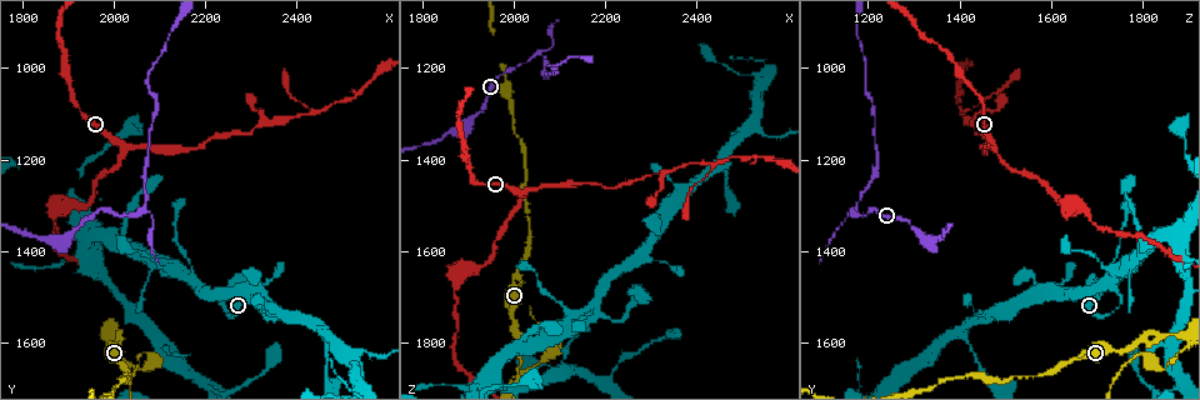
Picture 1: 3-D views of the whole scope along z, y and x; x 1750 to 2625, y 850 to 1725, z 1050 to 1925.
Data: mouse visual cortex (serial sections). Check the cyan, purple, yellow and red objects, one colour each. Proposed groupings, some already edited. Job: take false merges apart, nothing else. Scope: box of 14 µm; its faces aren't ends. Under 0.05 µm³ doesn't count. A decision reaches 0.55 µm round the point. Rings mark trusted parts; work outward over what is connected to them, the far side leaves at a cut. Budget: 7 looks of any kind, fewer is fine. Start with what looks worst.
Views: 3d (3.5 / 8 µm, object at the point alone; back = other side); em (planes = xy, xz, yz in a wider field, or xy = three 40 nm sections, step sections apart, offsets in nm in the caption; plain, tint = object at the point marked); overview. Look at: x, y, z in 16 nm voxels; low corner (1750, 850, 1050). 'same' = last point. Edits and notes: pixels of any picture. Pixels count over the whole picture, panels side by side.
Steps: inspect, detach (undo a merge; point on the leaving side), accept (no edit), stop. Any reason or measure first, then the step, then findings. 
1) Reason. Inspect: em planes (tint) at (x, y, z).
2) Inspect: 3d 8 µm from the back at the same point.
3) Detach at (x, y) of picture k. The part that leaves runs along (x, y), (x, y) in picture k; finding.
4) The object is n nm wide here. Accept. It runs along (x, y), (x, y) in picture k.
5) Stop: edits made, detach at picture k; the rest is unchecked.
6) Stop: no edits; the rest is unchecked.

Four or more arms meet. Inspect: 3d 8 µm at (2190, 1480, 1735).

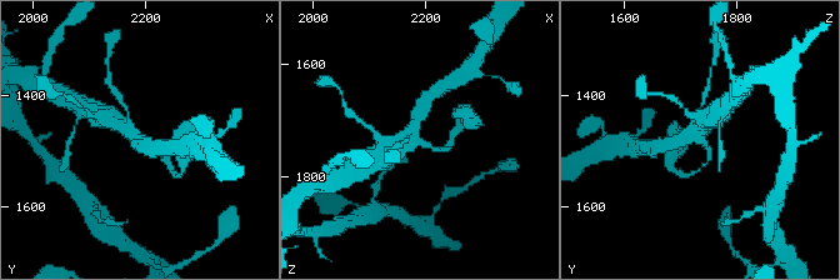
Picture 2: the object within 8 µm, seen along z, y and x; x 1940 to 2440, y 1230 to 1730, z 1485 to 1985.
Inspect: 3d 3.5 µm at (2190, 1475, 1735).

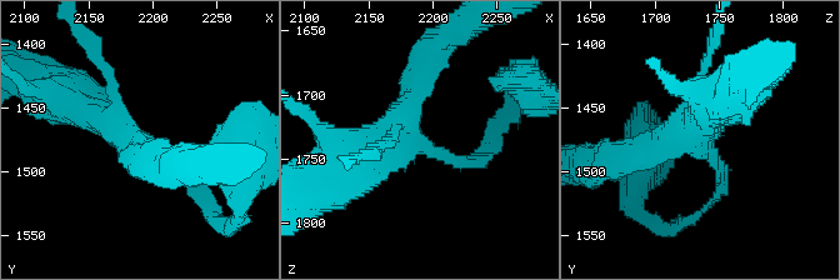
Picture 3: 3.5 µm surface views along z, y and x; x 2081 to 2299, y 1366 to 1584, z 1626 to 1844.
4 arms meet here; the arms are 150, 150, 350, 400 nm wide; now the EM. Inspect: em xy step 2 (tint) at (2188, 1480, 1736).

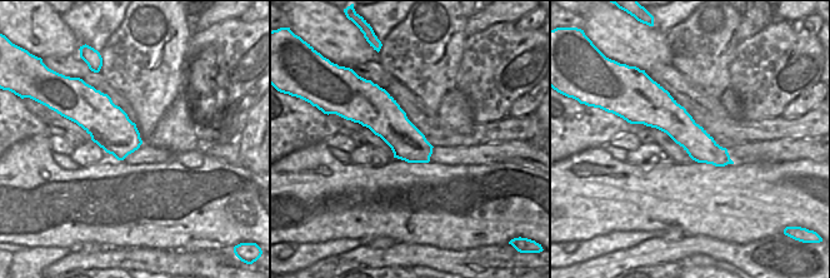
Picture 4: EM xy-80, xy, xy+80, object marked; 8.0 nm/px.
Accept. It runs along (635, 107), (661, 110), (726, 160) in picture 4; all the same cell.

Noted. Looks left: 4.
A fork. Inspect: 3d 8 µm at (2015, 1165, 1465).

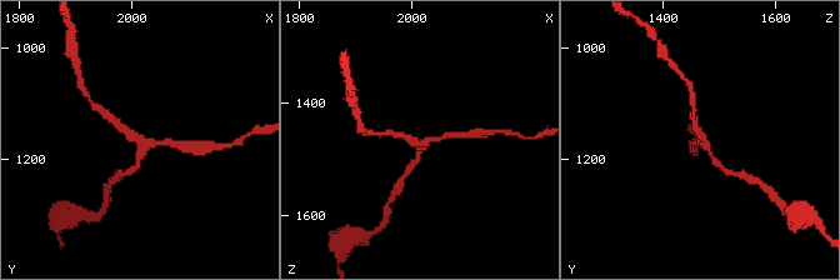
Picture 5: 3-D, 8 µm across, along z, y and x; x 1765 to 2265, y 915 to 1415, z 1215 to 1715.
Now the EM. Inspect: em xy step 1 (tint) at (2015, 1170, 1470).

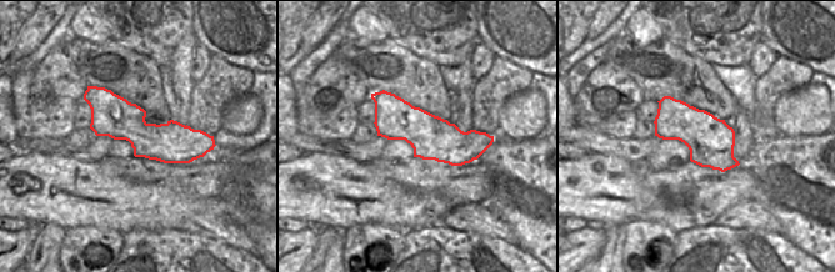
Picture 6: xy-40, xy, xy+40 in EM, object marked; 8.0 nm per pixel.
The arms are 200, 200, 200 nm wide. Accept. It runs along (695, 120), (703, 143), (725, 169) in picture 5; one cell here.

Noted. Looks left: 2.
Abrupt turn. Inspect: 3d 3.5 µm at (2430, 1100, 1405).

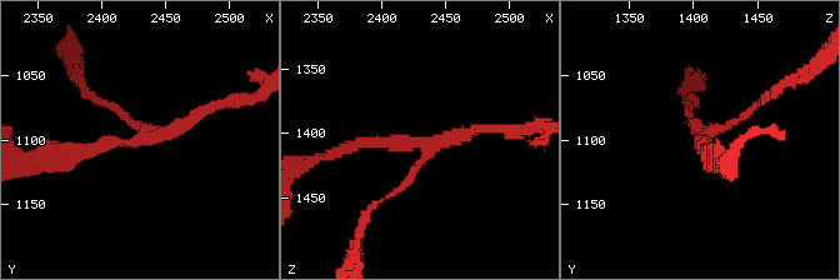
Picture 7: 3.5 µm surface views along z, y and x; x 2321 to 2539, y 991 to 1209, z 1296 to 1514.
3 arms meet here; the arms are 100, 150, 150 nm wide; now the EM. Inspect: em xy step 3 (tint) at (2434, 1098, 1408).

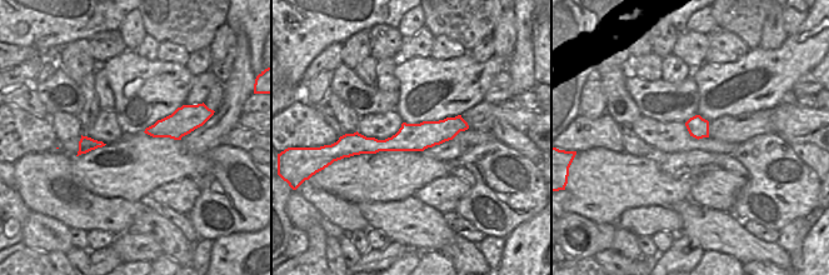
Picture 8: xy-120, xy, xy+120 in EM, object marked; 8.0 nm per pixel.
Accept. It runs along (464, 125), (394, 144), (346, 148) in picture 8; all the same cell.

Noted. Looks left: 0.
Stop: no edits; the rest is unchecked.

